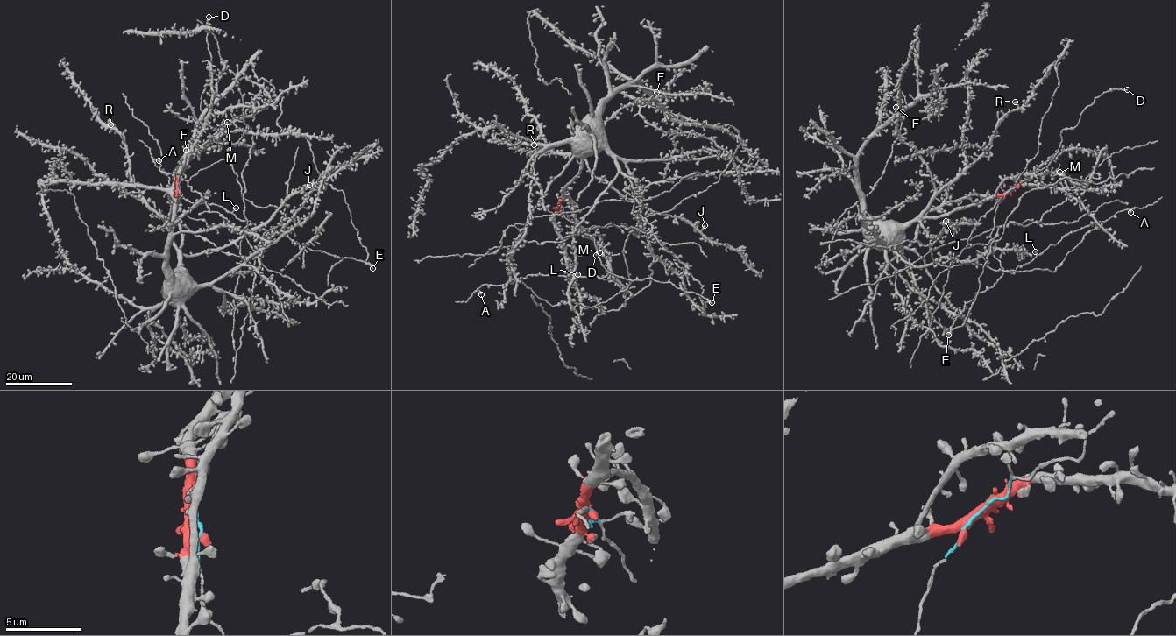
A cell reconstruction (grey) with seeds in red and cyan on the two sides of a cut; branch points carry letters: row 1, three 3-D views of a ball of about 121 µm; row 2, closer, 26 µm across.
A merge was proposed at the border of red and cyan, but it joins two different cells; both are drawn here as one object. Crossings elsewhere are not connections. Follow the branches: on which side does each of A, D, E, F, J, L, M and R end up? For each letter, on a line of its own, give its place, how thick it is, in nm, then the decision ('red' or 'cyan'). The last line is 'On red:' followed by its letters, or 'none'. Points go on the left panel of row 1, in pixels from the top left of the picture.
A: (159, 160) | 440 nm | cyan
D: (208, 17) | 160 nm | cyan
E: (372, 268) | 180 nm | cyan
F: (186, 150) | 300 nm | red
J: (309, 185) | 440 nm | red
L: (236, 208) | 240 nm | cyan
M: (227, 122) | 240 nm | red
R: (110, 124) | 440 nm | red
On red: F, J, M, R

